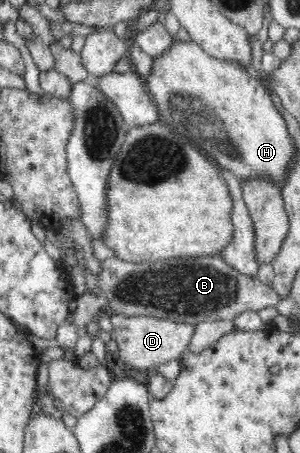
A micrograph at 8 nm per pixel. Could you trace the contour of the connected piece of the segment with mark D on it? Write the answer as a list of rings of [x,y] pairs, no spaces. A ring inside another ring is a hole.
[[[118,314],[110,318],[114,325],[112,333],[118,344],[118,356],[122,362],[136,370],[148,370],[150,367],[159,367],[169,360],[178,359],[184,351],[189,349],[189,343],[196,331],[196,327],[192,325],[163,318],[126,317]]]

